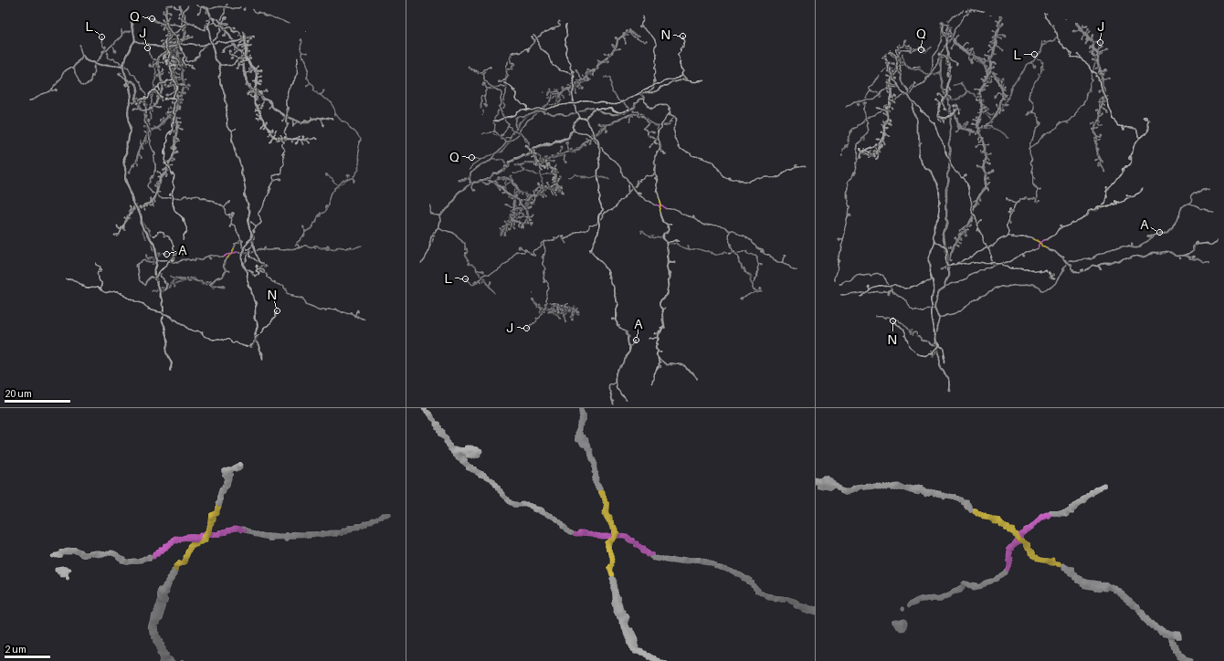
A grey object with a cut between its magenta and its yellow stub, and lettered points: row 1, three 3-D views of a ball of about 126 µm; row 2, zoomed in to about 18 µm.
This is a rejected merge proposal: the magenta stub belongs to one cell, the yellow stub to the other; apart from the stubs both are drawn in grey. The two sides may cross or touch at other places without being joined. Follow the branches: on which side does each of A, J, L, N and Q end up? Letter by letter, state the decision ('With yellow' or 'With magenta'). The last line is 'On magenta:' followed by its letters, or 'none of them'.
A: With magenta
J: With yellow
L: With yellow
N: With yellow
Q: With yellow
On magenta: A

